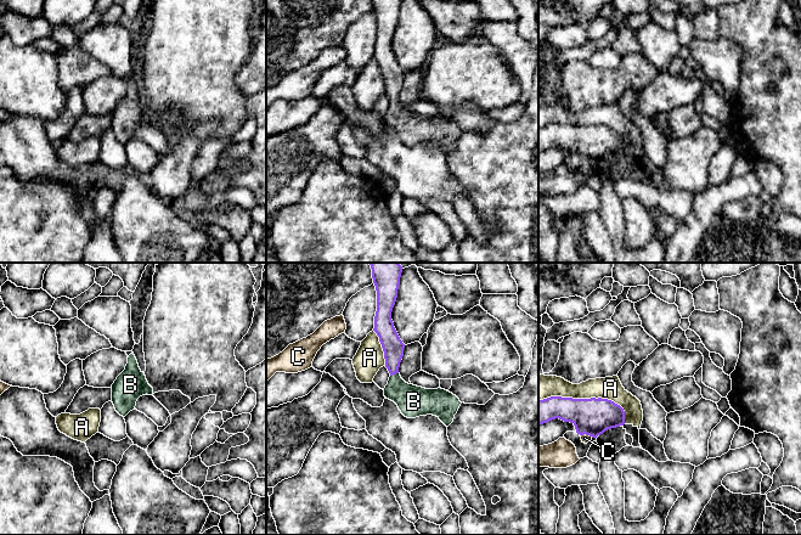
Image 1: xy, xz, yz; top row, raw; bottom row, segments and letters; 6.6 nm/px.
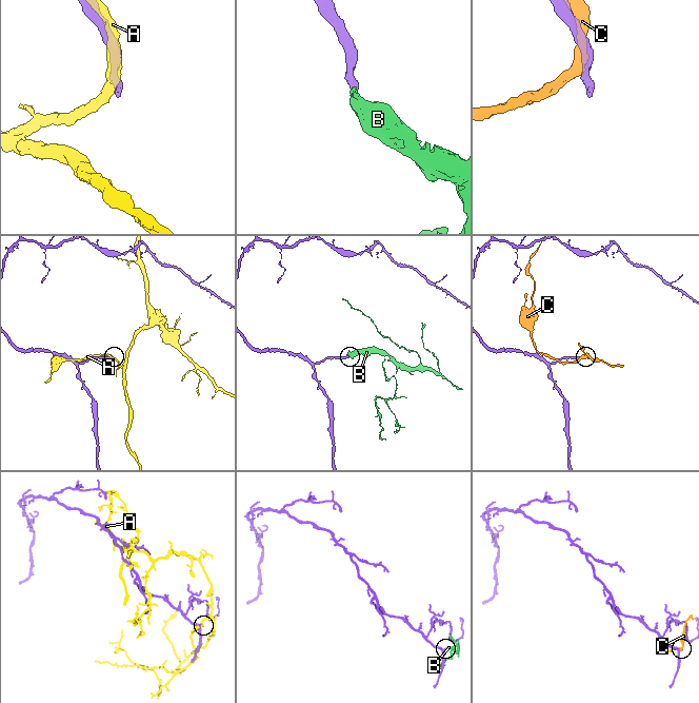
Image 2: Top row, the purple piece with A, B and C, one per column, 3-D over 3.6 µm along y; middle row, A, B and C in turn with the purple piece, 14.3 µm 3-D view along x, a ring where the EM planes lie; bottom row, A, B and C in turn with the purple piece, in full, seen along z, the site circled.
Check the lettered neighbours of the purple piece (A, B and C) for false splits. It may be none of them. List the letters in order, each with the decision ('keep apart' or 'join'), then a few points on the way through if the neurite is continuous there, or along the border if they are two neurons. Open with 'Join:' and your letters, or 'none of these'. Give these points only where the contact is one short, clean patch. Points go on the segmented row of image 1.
Join: B
A: keep apart
B: join; way xz (393, 347), (394, 373), (395, 383), (413, 401)
C: keep apart

